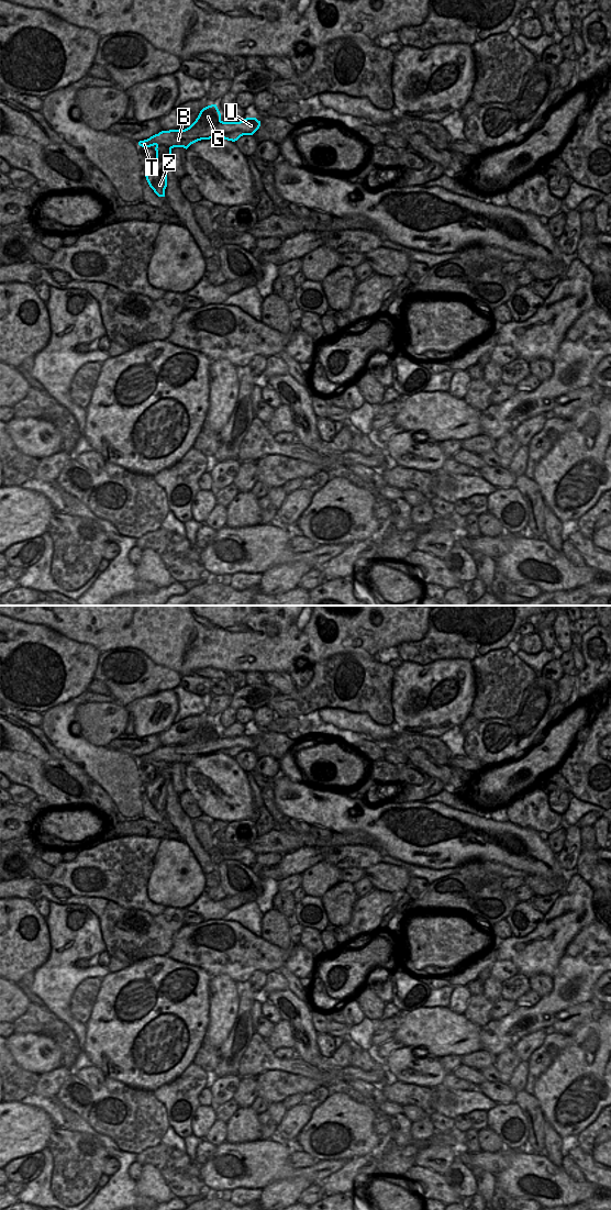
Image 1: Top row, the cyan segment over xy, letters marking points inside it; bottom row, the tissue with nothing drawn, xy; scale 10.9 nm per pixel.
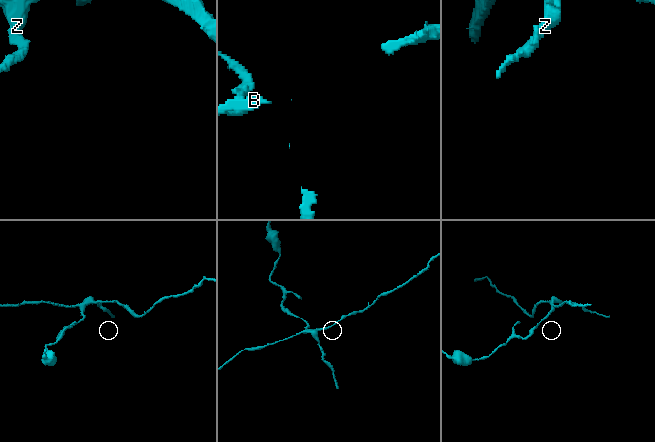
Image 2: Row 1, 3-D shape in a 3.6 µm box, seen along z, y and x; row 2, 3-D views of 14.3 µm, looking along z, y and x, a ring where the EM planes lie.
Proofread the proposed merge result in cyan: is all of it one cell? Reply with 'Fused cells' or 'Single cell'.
Fused cells.

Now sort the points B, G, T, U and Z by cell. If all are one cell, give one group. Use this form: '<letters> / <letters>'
B T U / G Z

